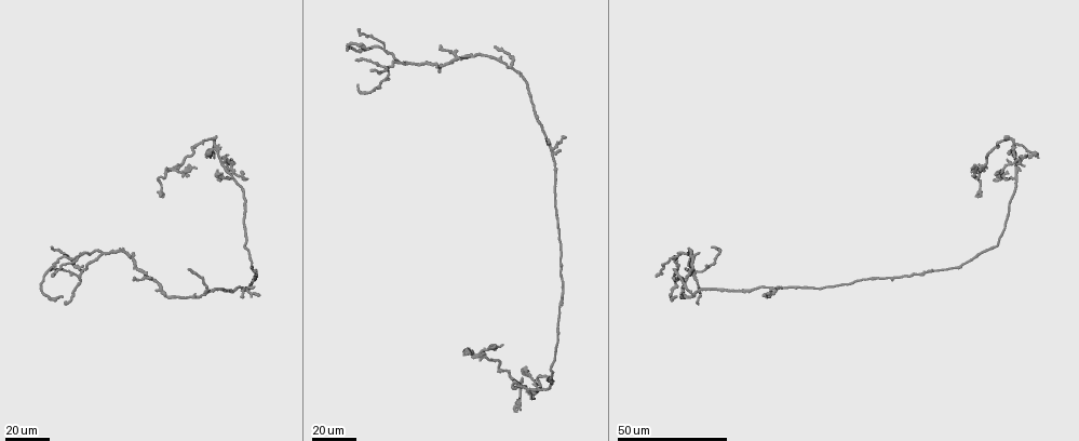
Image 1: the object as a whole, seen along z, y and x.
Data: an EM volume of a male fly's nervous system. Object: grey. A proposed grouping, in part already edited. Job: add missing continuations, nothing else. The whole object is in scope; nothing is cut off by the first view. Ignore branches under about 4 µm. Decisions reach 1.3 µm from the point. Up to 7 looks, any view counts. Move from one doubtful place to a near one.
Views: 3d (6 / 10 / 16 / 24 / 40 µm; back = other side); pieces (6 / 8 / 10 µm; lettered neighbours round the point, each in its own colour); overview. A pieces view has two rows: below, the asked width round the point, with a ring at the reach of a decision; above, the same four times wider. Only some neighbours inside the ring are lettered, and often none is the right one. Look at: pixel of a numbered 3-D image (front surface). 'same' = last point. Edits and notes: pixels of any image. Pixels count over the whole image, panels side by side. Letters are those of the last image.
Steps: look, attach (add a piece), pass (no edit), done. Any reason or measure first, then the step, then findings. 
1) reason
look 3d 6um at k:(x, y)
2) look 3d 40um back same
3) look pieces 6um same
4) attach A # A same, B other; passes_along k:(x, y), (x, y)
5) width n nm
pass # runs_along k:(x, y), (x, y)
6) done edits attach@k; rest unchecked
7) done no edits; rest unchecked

an open end
look 3d 24um at 1:(698, 254)

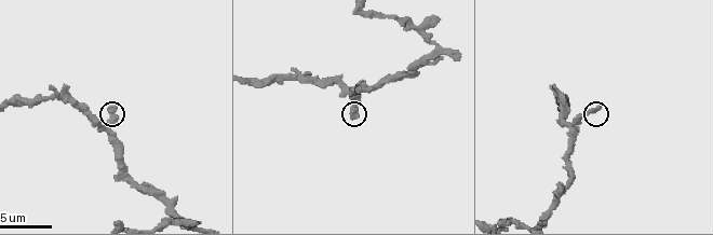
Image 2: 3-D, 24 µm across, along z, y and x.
look pieces 8um at 2:(111, 106)

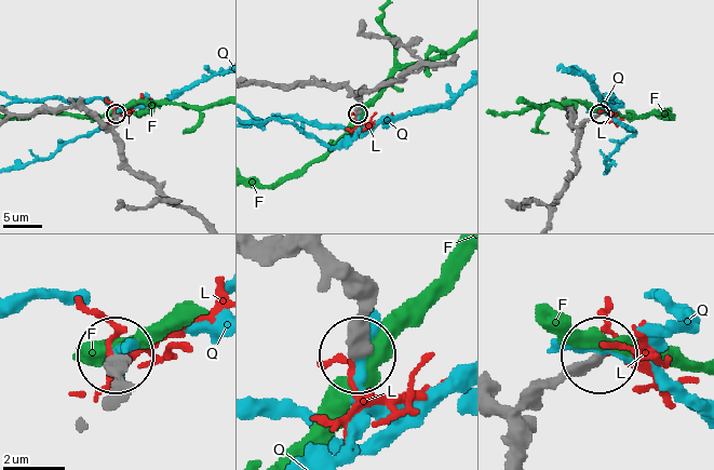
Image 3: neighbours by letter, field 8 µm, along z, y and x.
pass # F other, L other, Q other; runs_along 3:(351, 278), (359, 352); no lettered piece goes on from it

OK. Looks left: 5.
end of a long branch
look 3d 24um at 1:(52, 245)

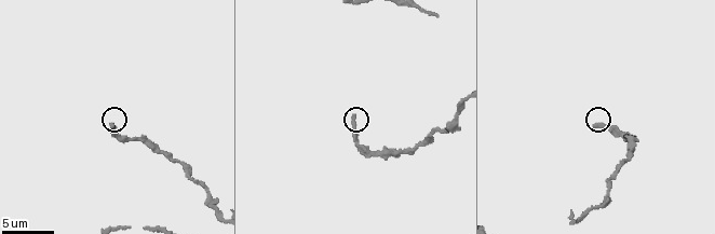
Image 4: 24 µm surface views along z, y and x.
look pieces 6um at 4:(352, 116)

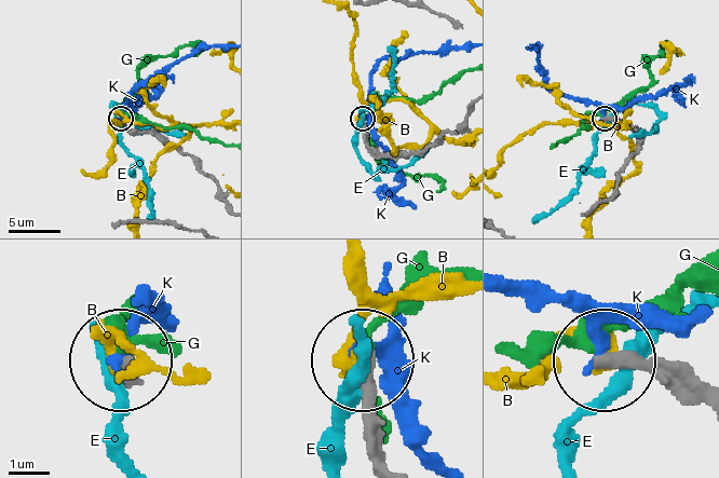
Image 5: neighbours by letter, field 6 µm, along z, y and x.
width 320 nm
pass # B other, E other, G other, K other; runs_along 5:(700, 391), (610, 364); none of them fits

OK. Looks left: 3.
branch stops here
look 3d 40um at 1:(60, 298)

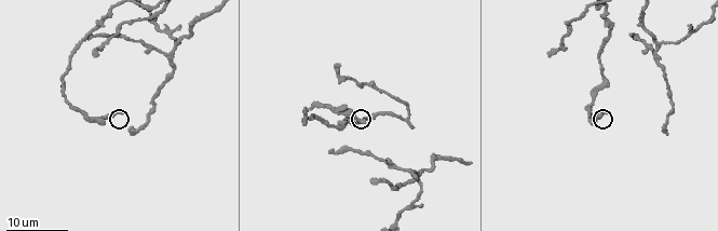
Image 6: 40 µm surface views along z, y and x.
look pieces 10um at 6:(122, 113)

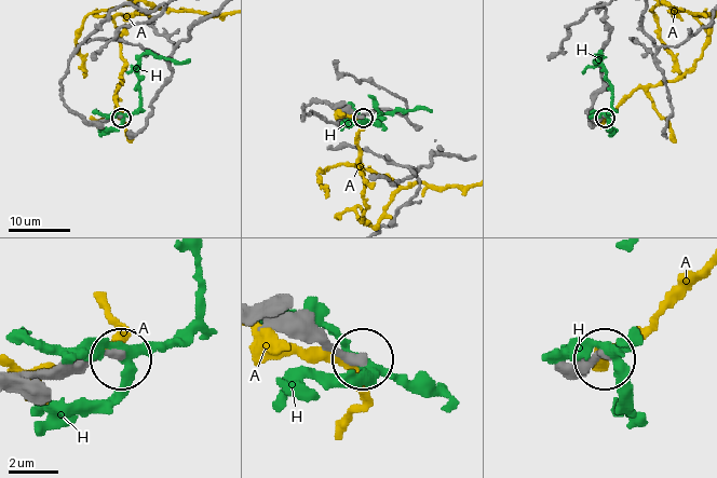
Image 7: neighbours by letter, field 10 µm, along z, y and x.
pass # A other, H other; no lettered piece goes on from it

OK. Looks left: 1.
done no edits; rest unchecked

